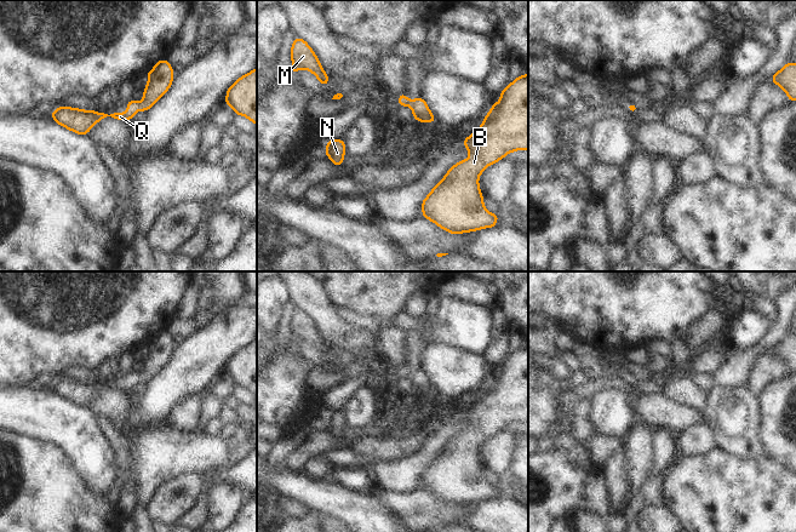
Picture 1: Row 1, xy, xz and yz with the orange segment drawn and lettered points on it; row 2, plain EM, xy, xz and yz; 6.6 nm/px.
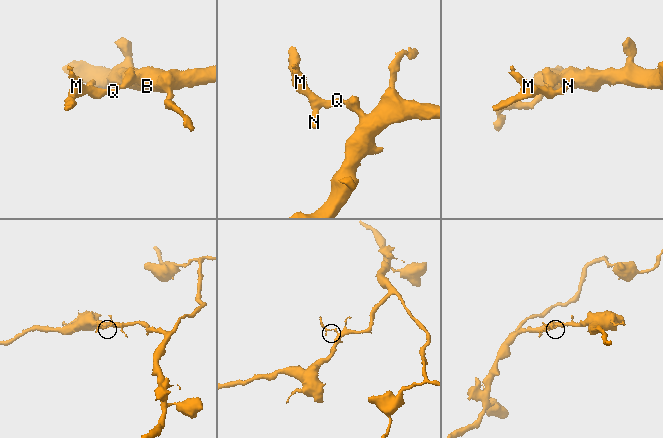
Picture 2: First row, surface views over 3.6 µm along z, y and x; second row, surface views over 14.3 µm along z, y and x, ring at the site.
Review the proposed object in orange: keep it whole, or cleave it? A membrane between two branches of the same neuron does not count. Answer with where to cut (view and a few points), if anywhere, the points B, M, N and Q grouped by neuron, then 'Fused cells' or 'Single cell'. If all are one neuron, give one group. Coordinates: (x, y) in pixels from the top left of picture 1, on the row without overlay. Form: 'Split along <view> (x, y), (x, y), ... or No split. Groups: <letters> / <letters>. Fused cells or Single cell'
No split. Groups: B M N Q. Single cell.

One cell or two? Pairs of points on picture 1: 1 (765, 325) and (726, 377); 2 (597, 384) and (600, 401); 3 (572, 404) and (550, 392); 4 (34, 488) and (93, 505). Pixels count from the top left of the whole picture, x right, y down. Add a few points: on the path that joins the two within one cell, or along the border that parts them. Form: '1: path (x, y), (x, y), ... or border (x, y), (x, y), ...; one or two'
1: border (769, 329), (754, 345), (738, 349); two
2: border (626, 393), (616, 388), (603, 387), (590, 399); two
3: border (573, 387), (556, 398), (557, 416), (563, 423); two
4: path (49, 503), (51, 505), (79, 505); one

